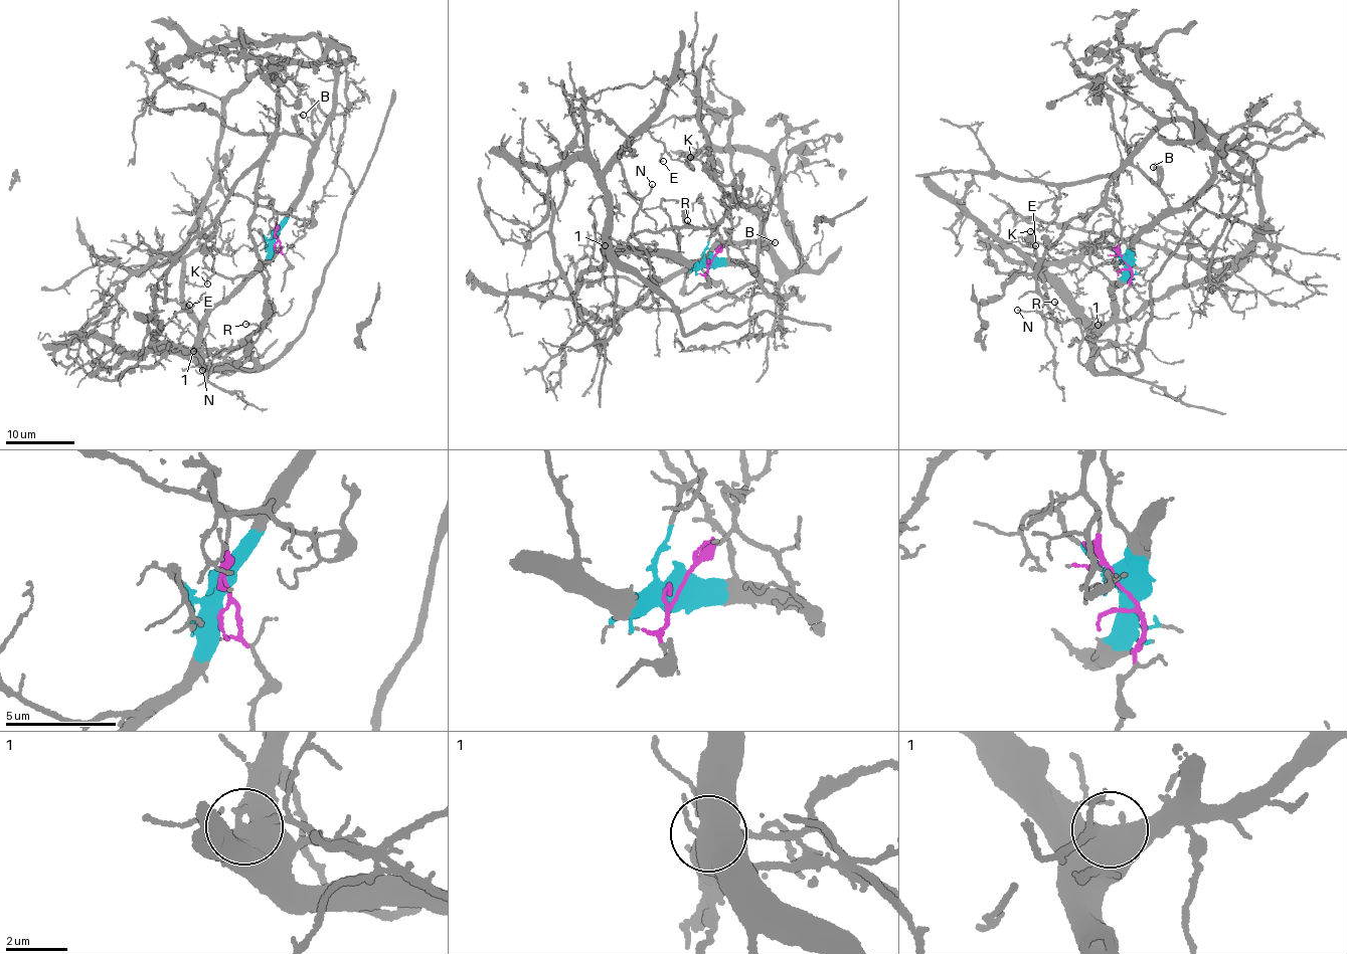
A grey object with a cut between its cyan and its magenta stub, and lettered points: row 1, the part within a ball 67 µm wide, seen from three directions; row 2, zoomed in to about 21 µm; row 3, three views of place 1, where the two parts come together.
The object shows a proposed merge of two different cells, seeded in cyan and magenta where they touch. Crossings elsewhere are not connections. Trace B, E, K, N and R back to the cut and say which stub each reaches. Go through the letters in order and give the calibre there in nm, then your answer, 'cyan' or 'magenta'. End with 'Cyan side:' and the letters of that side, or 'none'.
B: calibre 120 nm; cyan
E: calibre 130 nm; cyan
K: calibre 140 nm; magenta
N: calibre 140 nm; cyan
R: calibre 140 nm; magenta
Cyan side: B, E, N

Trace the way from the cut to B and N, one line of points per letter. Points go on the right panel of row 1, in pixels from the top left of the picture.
B: (1126, 263), (1134, 235), (1166, 208), (1168, 202), (1162, 194), (1159, 168), (1153, 168)
N: (1126, 263), (1107, 322), (1078, 319), (1035, 269), (1042, 304), (1017, 309)

